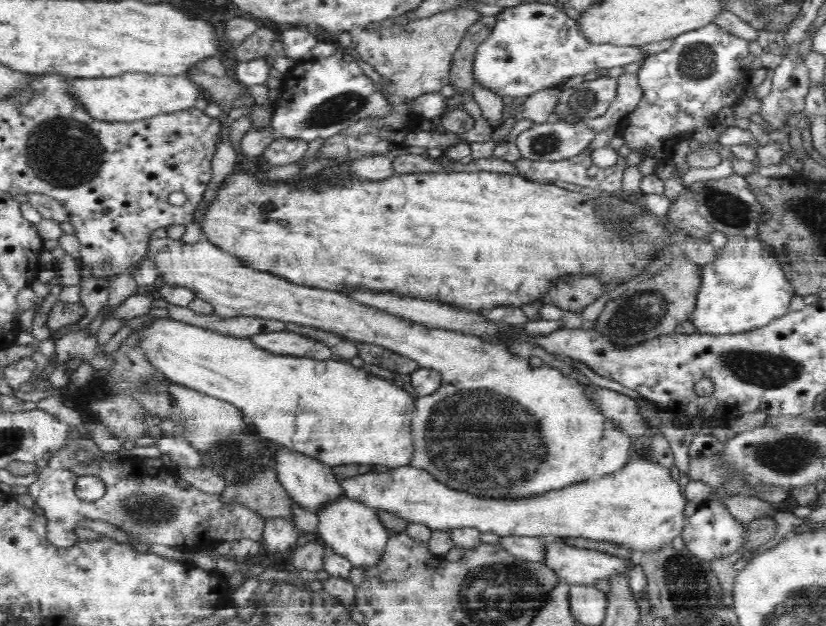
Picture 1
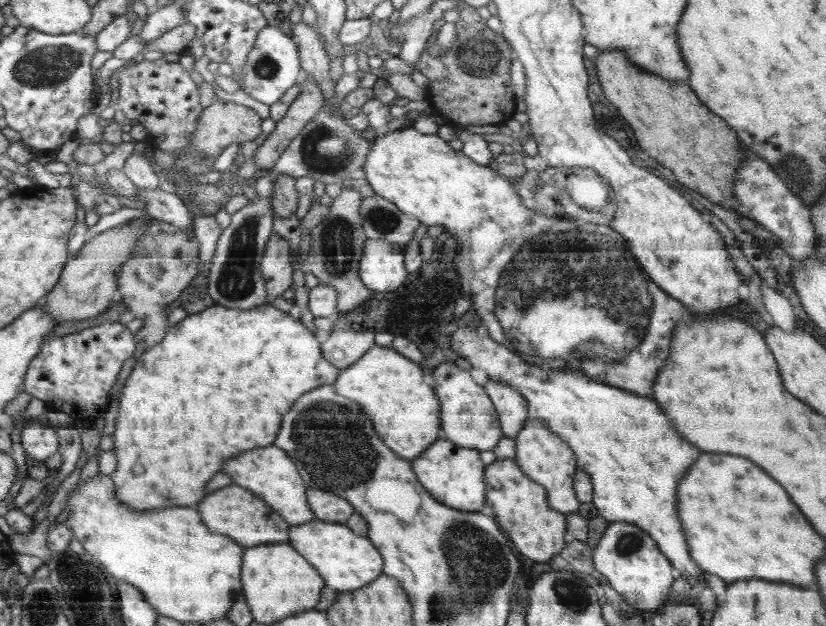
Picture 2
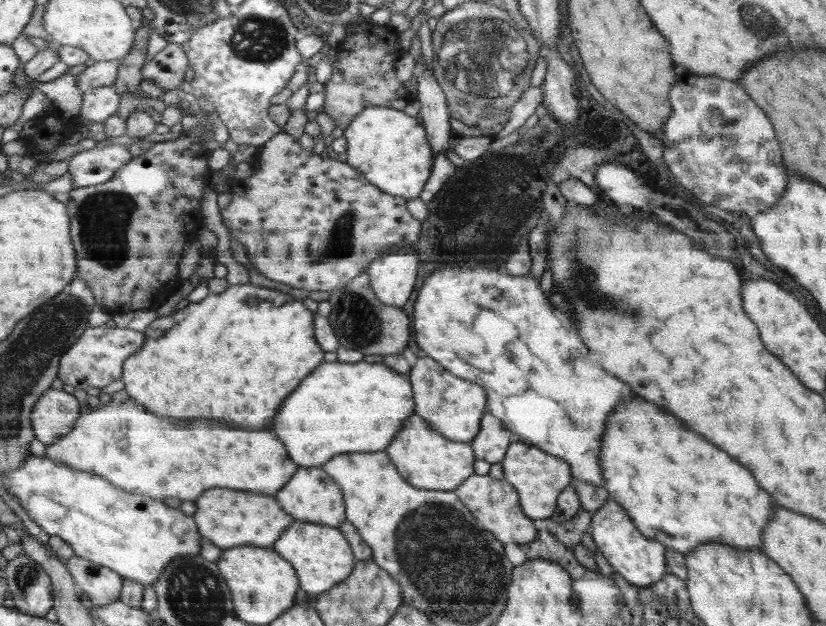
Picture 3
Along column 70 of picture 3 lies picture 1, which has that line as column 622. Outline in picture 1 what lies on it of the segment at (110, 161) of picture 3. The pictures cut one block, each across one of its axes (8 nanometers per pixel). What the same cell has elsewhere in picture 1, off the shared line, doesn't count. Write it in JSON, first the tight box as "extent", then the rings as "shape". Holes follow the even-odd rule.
{"extent":[516,152,622,191],"shape":[[[588,152],[558,162],[531,161],[520,158],[516,164],[520,174],[529,181],[560,180],[601,191],[620,191],[622,167],[602,169],[594,166]]]}

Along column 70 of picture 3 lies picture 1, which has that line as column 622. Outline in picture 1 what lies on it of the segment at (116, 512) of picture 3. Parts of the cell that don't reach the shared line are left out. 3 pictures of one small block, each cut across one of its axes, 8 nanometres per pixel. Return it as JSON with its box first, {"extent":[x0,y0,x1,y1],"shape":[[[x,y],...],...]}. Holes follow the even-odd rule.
{"extent":[339,455,687,555],"shape":[[[651,455],[635,458],[608,476],[517,499],[474,496],[453,489],[430,473],[409,464],[387,472],[367,472],[344,476],[339,480],[343,492],[376,510],[383,508],[407,518],[409,522],[427,524],[433,530],[472,527],[499,536],[533,536],[590,538],[624,545],[639,555],[644,549],[660,549],[682,532],[687,501],[672,479],[670,471]]]}

